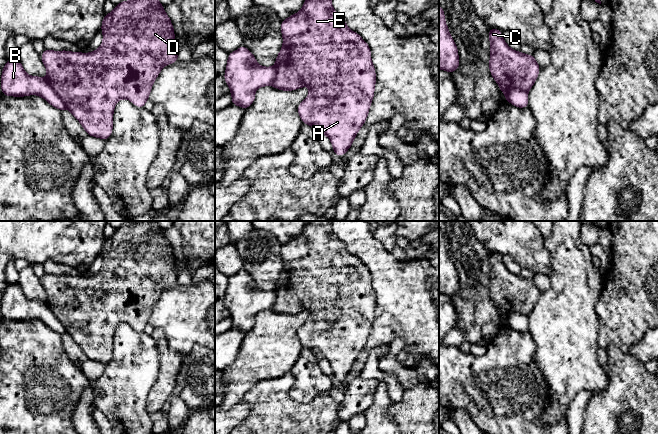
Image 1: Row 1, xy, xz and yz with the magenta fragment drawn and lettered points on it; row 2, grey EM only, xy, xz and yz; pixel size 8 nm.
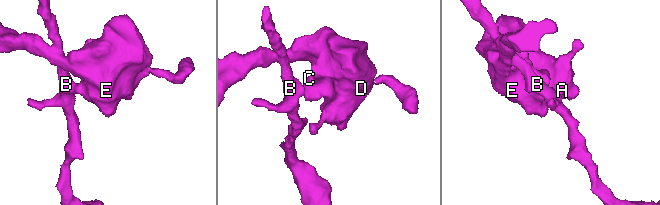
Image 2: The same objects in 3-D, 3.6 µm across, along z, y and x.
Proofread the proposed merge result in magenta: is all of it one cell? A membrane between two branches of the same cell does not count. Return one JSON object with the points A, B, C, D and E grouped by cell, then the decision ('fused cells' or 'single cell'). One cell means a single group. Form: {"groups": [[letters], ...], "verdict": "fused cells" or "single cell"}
{"groups": [["A", "C", "D", "E"], ["B"]], "verdict": "fused cells"}

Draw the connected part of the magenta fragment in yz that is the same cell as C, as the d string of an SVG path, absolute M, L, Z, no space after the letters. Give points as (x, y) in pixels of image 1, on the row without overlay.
M490 252L489 264L489 293L500 315L506 318L510 313L517 312L528 316L540 295L534 280L511 273L499 253Z

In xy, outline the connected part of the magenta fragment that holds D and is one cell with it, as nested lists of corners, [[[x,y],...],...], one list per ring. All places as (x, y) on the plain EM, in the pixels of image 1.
[[[140,221],[117,228],[111,237],[105,238],[101,254],[102,268],[93,276],[45,273],[41,283],[47,293],[46,303],[65,328],[65,332],[80,346],[88,359],[107,364],[113,354],[113,337],[117,326],[120,323],[128,323],[135,330],[144,332],[152,309],[162,292],[178,285],[178,273],[171,244],[157,221]]]

